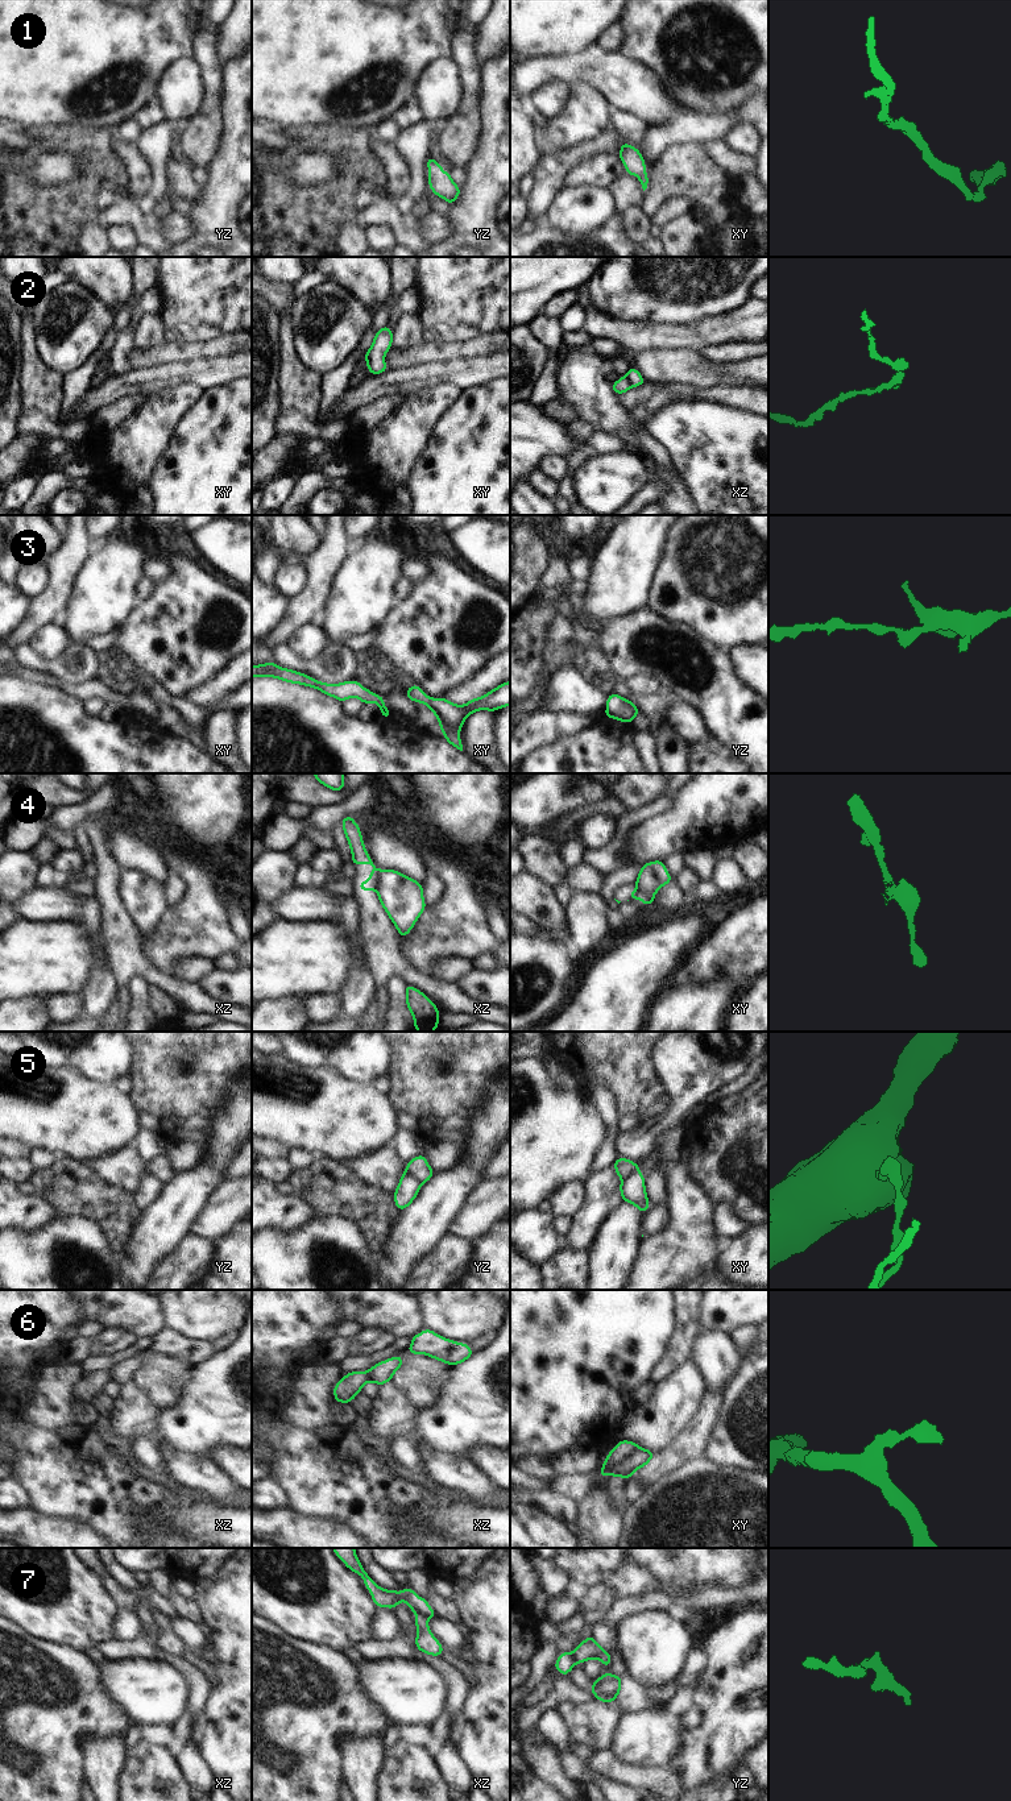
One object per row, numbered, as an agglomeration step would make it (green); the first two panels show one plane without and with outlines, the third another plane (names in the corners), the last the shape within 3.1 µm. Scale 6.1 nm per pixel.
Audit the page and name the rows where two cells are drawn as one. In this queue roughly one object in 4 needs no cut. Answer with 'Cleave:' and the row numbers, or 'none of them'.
Cleave: 2, 4, 5, 6, 7

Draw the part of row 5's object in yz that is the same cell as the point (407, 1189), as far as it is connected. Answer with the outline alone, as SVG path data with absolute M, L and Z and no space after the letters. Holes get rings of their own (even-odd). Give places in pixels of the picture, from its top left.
M405 1169L403 1175L399 1178L397 1190L393 1194L394 1204L398 1207L399 1212L402 1212L406 1207L409 1207L414 1202L420 1187L422 1182L414 1178Z

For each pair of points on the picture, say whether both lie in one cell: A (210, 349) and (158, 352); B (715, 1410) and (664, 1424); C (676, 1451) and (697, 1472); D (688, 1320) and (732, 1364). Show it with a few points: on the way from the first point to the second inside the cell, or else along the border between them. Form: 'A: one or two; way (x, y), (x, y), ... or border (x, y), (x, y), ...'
A: one; way (197, 349), (172, 352)
B: two; border (708, 1393), (700, 1414), (679, 1436)
C: two; border (707, 1455), (688, 1461), (662, 1480)
D: two; border (700, 1336), (692, 1356)

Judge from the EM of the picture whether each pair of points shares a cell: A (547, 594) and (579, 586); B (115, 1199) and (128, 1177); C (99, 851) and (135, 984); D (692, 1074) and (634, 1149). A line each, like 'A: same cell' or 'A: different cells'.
A: same cell
B: different cells
C: different cells
D: same cell

